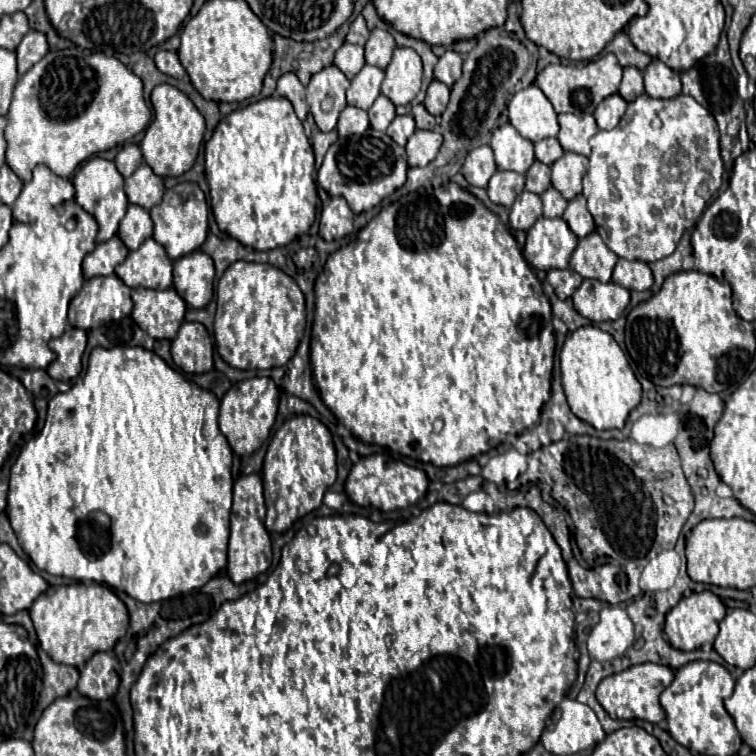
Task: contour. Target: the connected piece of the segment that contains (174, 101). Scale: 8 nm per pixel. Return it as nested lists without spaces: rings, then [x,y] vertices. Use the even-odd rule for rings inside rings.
[[[159,84],[157,88],[153,88],[151,104],[155,110],[155,118],[145,130],[141,142],[143,158],[153,168],[153,172],[157,172],[157,176],[161,178],[181,176],[195,164],[205,132],[205,118],[189,100],[189,96],[171,84]]]

